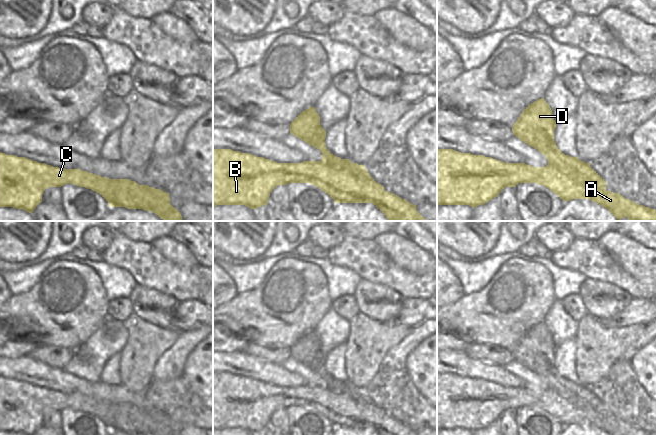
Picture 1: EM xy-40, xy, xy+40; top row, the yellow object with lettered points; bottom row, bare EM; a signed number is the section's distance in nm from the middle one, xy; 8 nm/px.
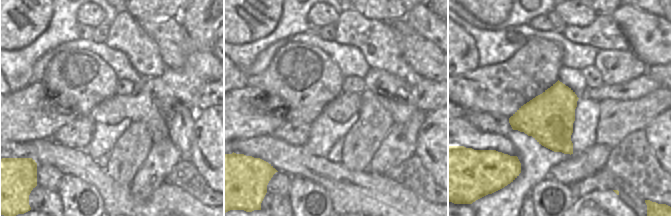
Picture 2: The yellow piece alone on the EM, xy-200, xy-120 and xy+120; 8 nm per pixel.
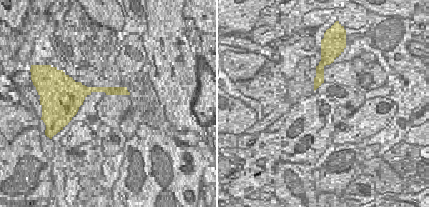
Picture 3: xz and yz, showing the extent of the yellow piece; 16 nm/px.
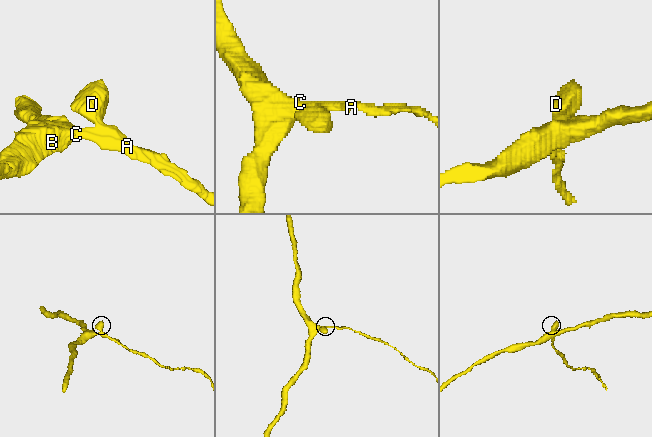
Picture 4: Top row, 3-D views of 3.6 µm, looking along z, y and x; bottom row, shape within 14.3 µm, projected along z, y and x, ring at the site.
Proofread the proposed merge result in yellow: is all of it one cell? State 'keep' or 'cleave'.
cleave

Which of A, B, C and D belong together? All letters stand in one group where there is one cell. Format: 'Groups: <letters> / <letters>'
Groups: A B C / D

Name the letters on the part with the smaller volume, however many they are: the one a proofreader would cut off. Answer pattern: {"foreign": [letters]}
{"foreign": ["D"]}

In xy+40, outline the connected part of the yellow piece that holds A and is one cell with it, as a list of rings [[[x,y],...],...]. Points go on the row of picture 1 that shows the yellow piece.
[[[437,149],[437,205],[469,205],[477,207],[498,197],[505,187],[519,183],[537,183],[547,187],[563,201],[589,199],[605,207],[619,221],[627,217],[631,221],[656,221],[656,210],[639,205],[619,193],[606,190],[604,179],[590,166],[577,160],[574,169],[564,174],[553,165],[533,167],[525,163],[505,163],[483,155],[461,153],[453,149]]]

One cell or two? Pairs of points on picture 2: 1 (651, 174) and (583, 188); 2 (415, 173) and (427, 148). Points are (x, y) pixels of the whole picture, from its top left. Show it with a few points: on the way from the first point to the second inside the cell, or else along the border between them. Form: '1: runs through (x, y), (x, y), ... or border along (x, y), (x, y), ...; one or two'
1: runs through (634, 172), (610, 172), (600, 180); one
2: border along (415, 153), (434, 181); two

